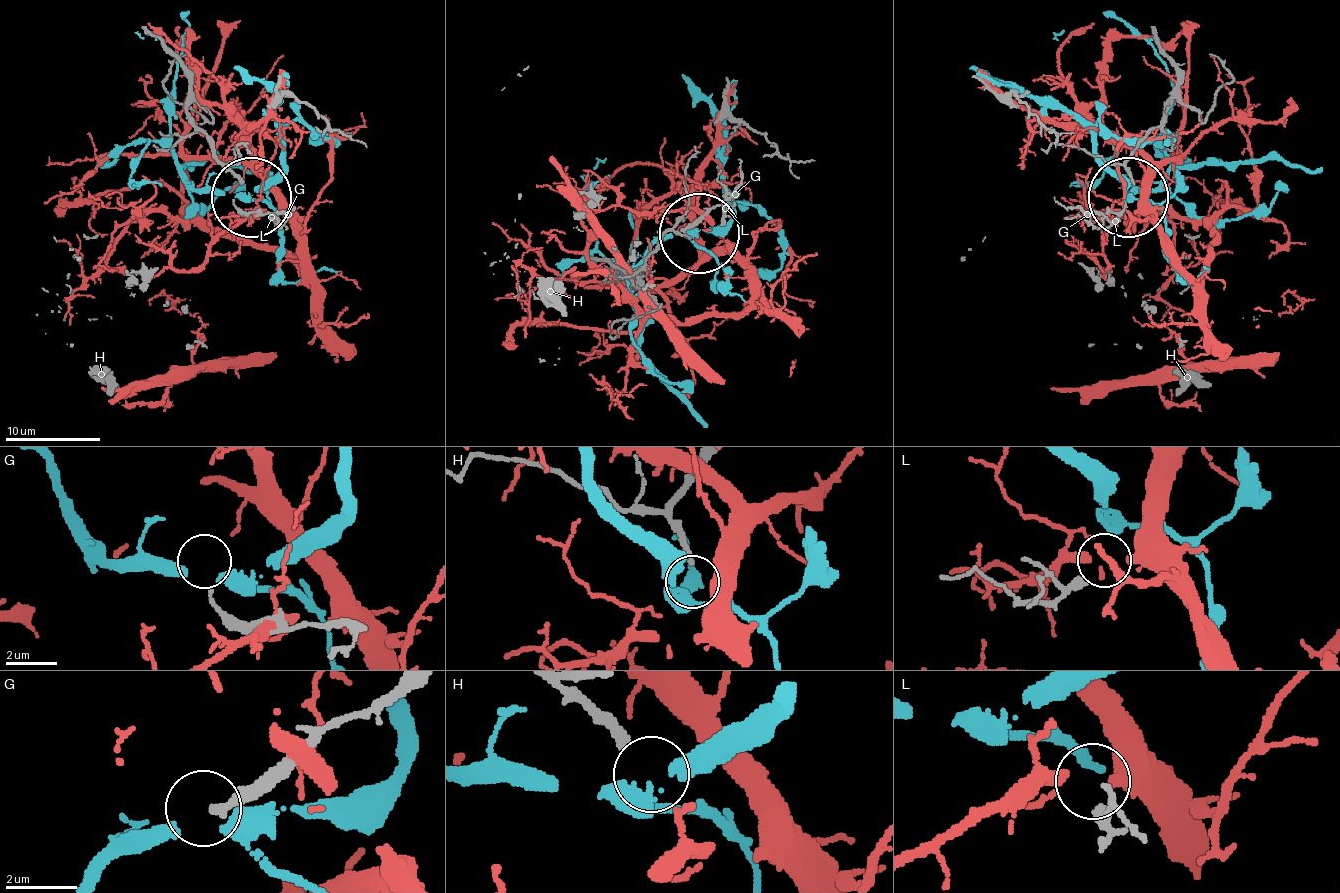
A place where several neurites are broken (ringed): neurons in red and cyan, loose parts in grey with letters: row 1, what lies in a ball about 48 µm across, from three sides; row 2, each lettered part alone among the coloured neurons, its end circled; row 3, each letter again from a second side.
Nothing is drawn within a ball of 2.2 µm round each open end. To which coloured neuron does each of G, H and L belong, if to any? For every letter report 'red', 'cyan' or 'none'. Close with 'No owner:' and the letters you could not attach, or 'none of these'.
G: none
H: none
L: red
No owner: G, H

